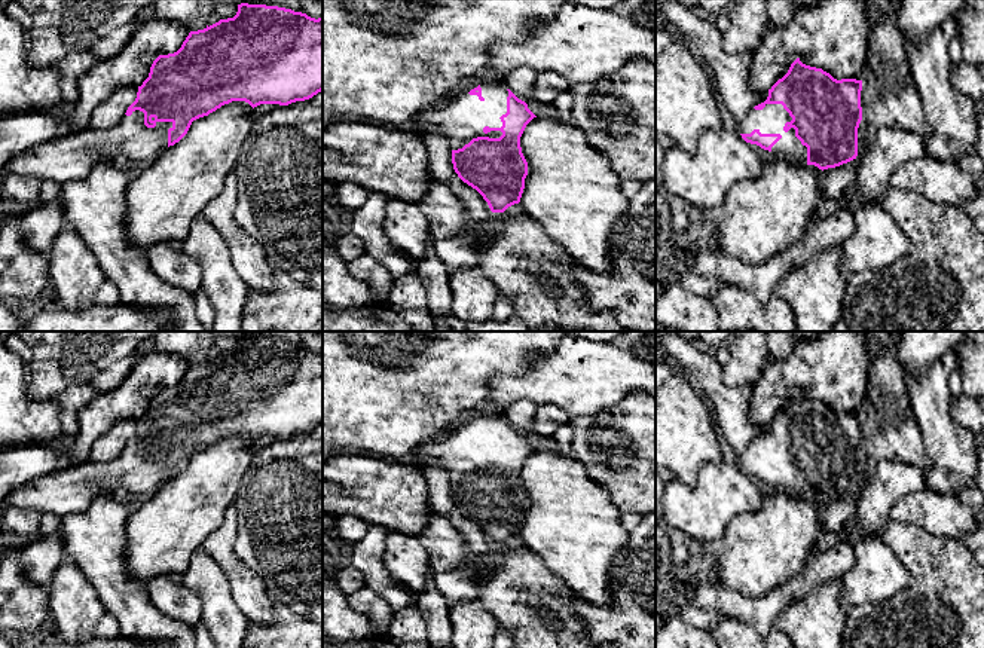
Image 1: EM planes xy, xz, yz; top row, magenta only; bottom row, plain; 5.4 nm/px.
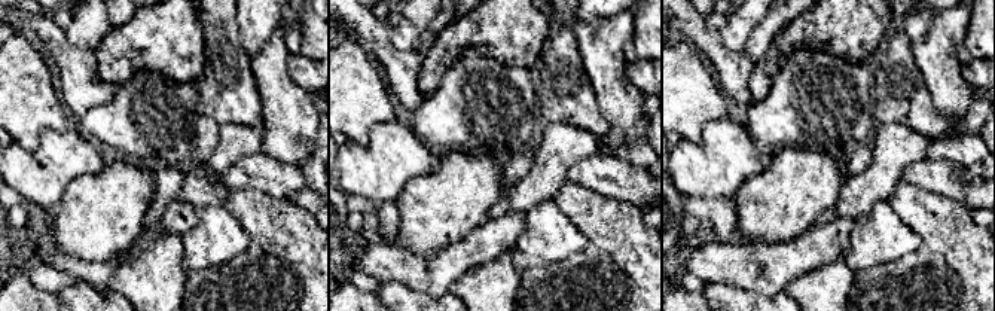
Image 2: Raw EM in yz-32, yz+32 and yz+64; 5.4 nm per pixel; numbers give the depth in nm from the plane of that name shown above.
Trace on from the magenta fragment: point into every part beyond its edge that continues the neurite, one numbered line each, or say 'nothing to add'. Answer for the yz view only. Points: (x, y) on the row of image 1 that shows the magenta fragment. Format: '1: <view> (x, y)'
1: yz (772, 119)

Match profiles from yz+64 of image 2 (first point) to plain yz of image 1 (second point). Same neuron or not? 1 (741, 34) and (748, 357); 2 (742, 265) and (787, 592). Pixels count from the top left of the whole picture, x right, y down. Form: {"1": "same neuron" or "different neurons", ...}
{"1": "same neuron", "2": "same neuron"}

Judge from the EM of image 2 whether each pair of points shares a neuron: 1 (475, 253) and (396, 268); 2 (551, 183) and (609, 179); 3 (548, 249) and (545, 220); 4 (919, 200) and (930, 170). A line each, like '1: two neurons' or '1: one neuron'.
1: one neuron
2: two neurons
3: one neuron
4: two neurons

